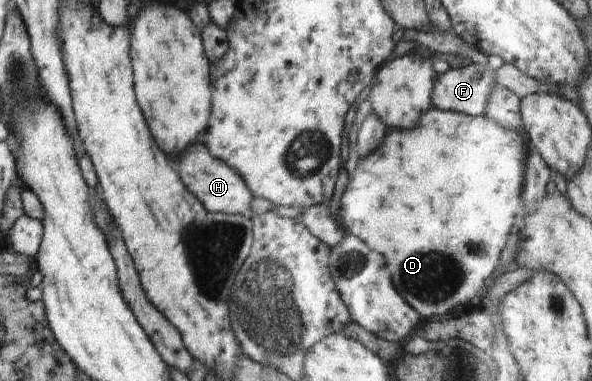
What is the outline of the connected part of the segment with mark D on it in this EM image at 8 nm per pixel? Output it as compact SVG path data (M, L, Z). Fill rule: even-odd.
M432 107L419 117L413 128L407 130L388 130L382 141L377 145L377 148L374 148L366 157L359 158L356 169L349 175L348 185L346 185L346 189L344 189L340 198L340 213L335 218L340 221L344 234L356 236L364 240L364 243L368 247L371 247L384 256L387 270L390 272L391 280L396 291L400 294L400 297L404 298L404 301L408 301L408 305L413 307L419 313L420 317L426 317L426 319L428 317L438 318L444 315L444 313L450 313L451 310L460 304L476 302L482 295L485 295L485 289L497 276L502 249L504 249L504 245L508 241L510 229L514 225L516 211L520 207L522 165L525 165L525 161L527 160L527 150L525 149L527 143L528 139L524 135L523 127L518 130L505 128L484 115L471 116L462 112L453 112ZM476 165L488 165L490 169L494 169L494 175L490 175L494 179L488 179L490 183L486 183L486 177L478 173L482 167L476 167Z

